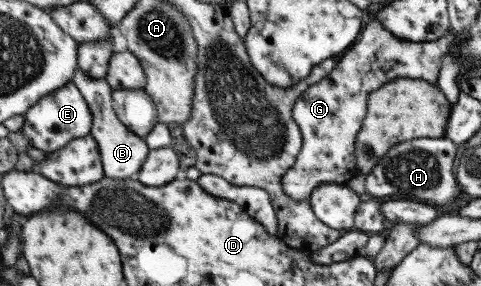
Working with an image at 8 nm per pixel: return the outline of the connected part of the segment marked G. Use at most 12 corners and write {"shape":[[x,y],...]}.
{"shape":[[378,20],[296,99],[293,200],[358,174],[368,96],[396,78],[436,85],[458,38],[414,43]]}

